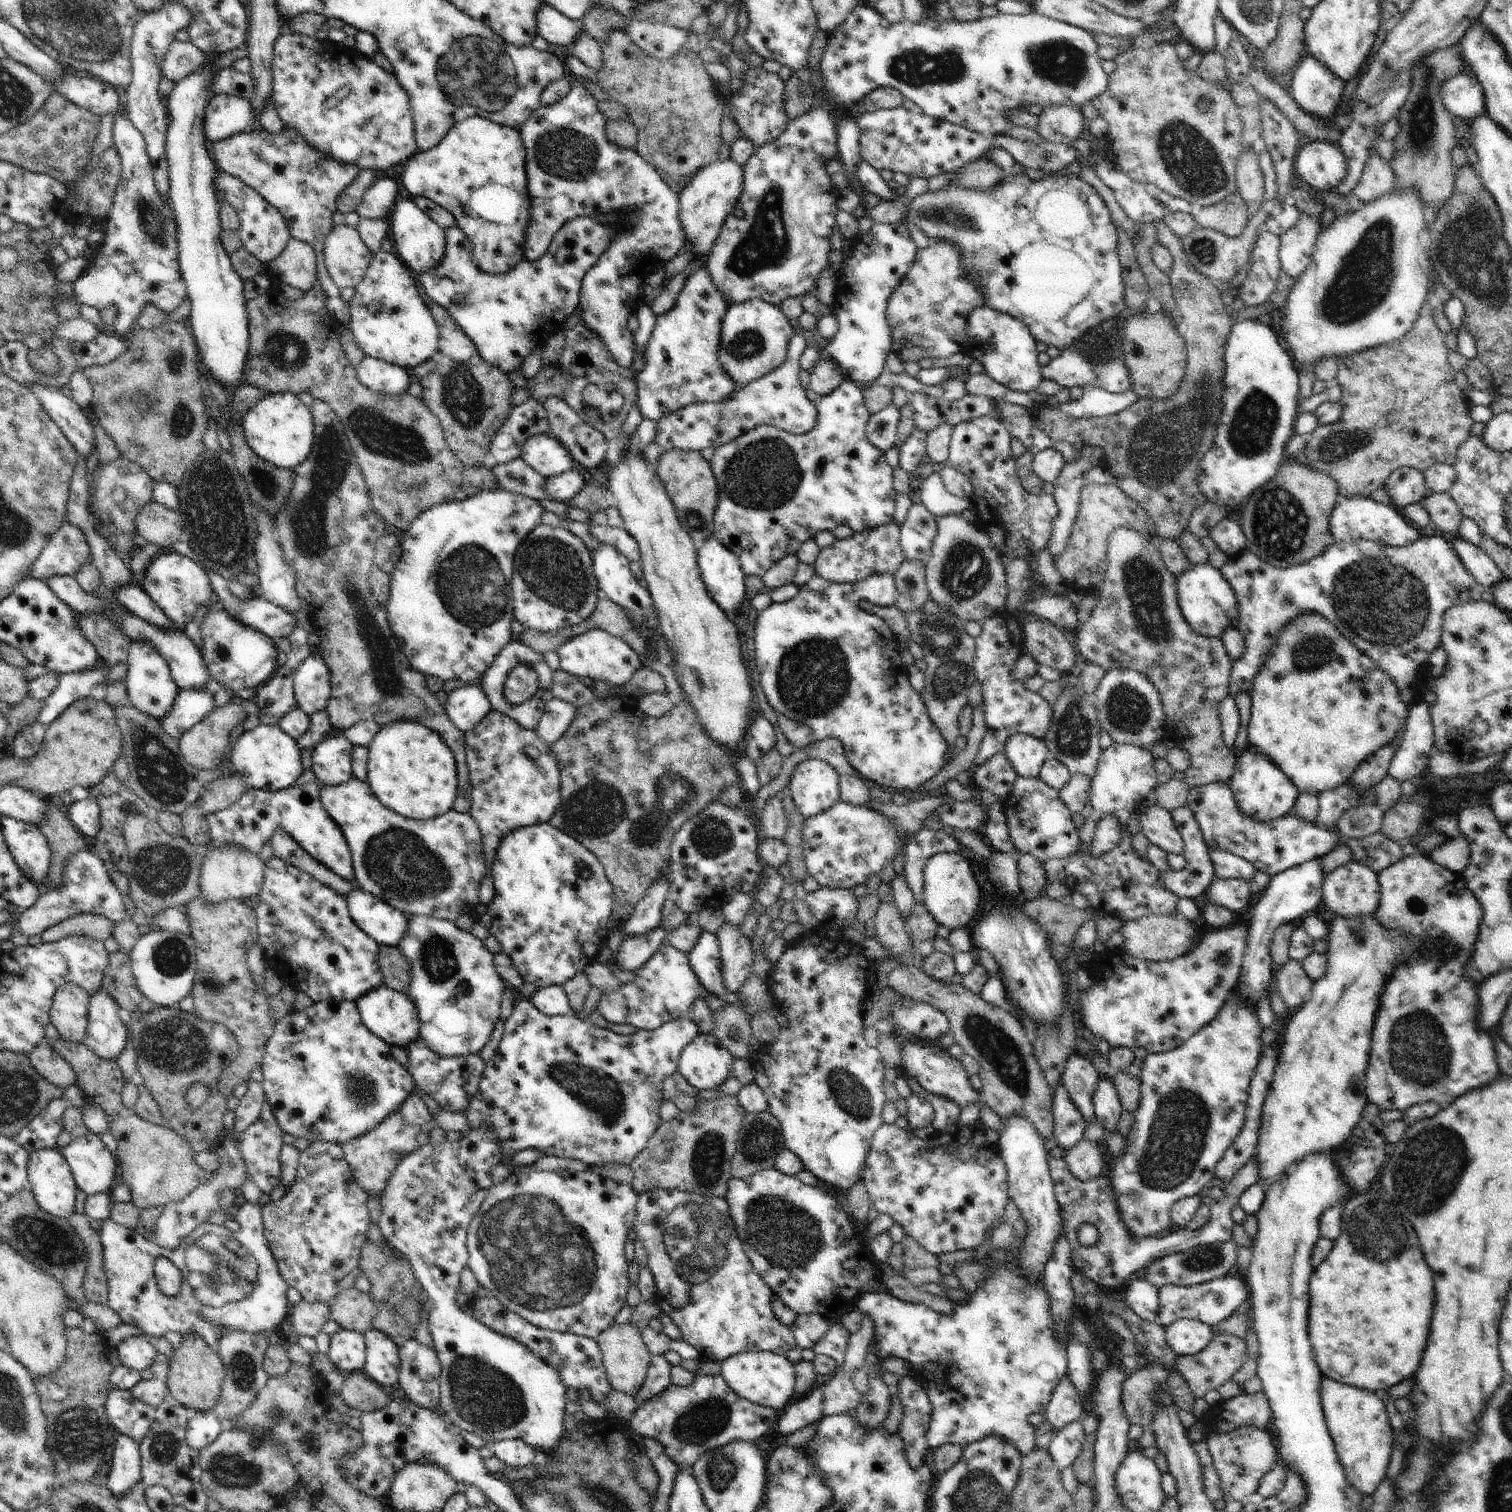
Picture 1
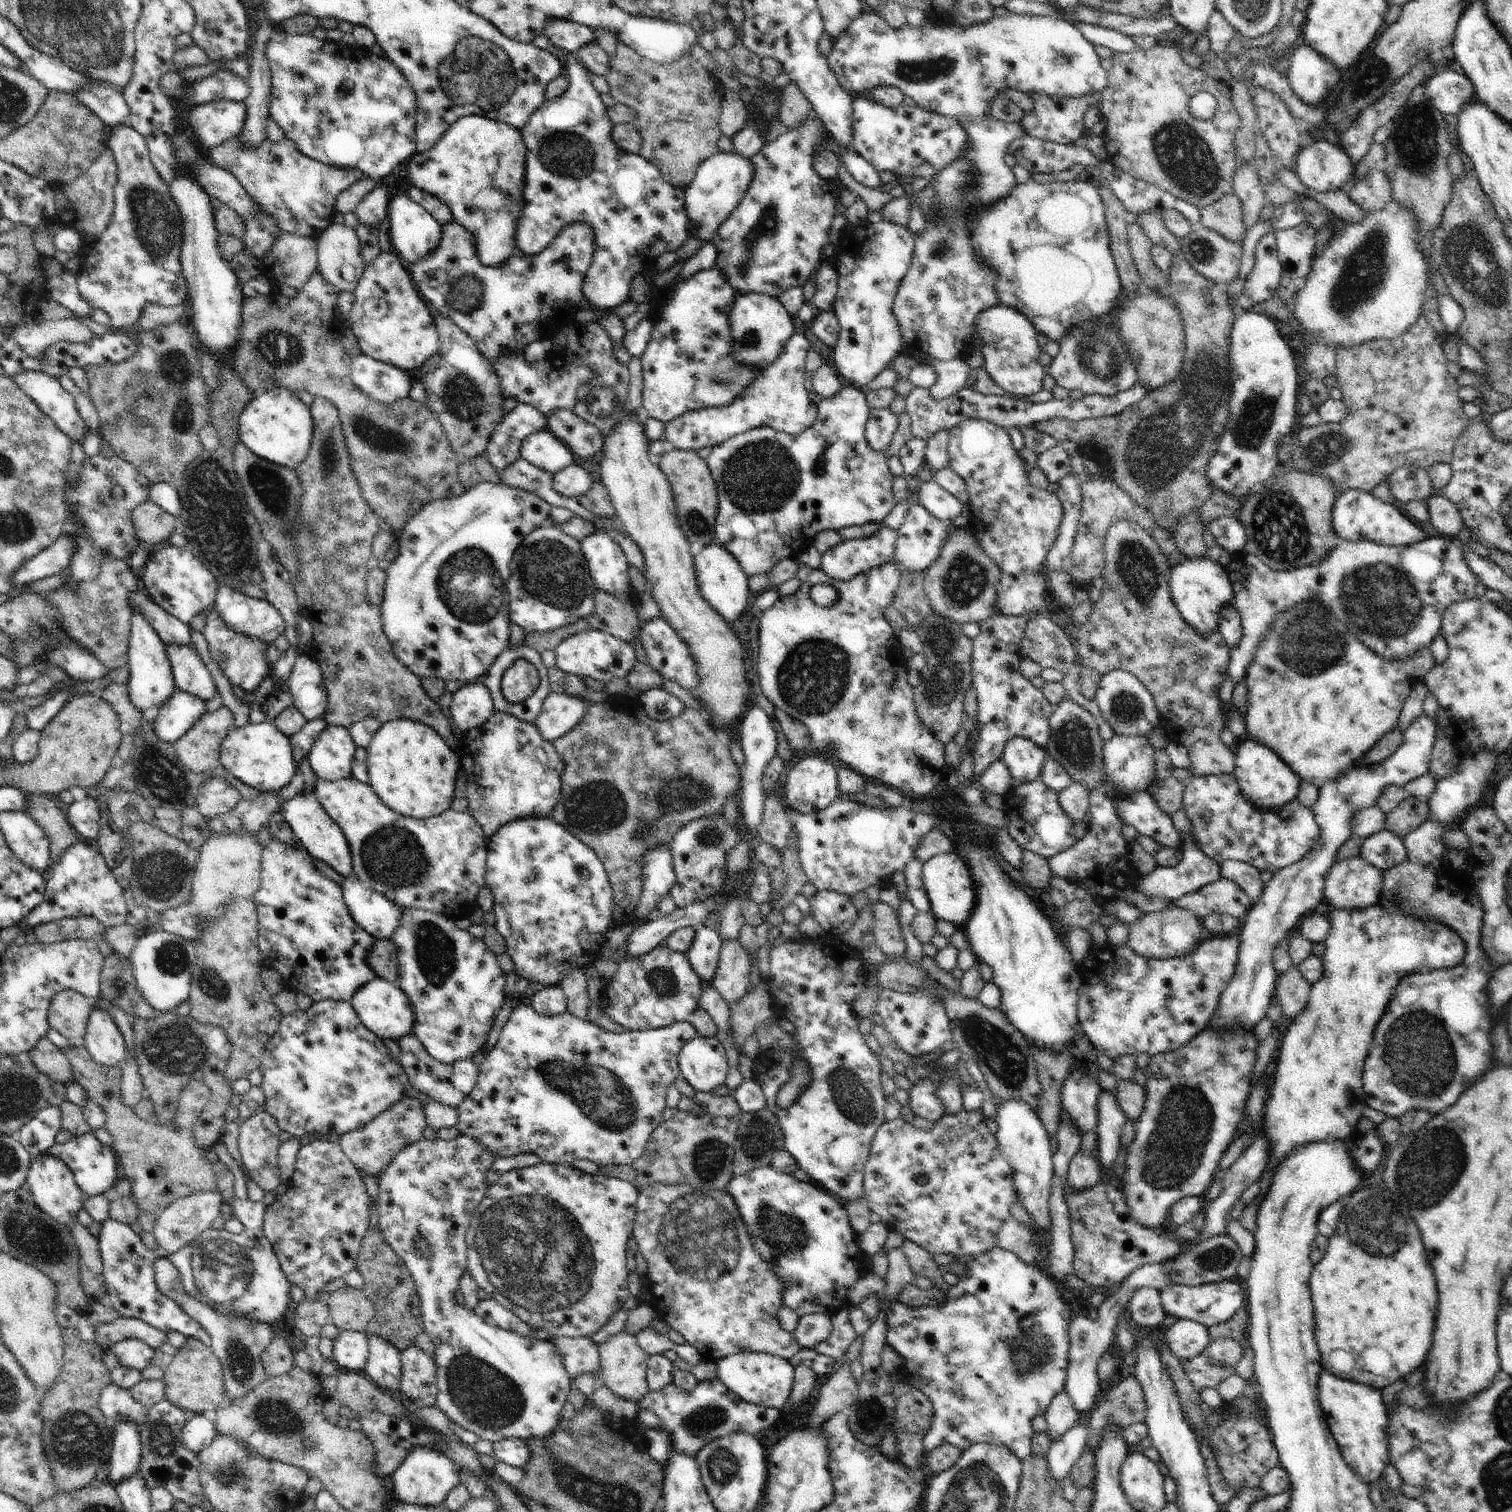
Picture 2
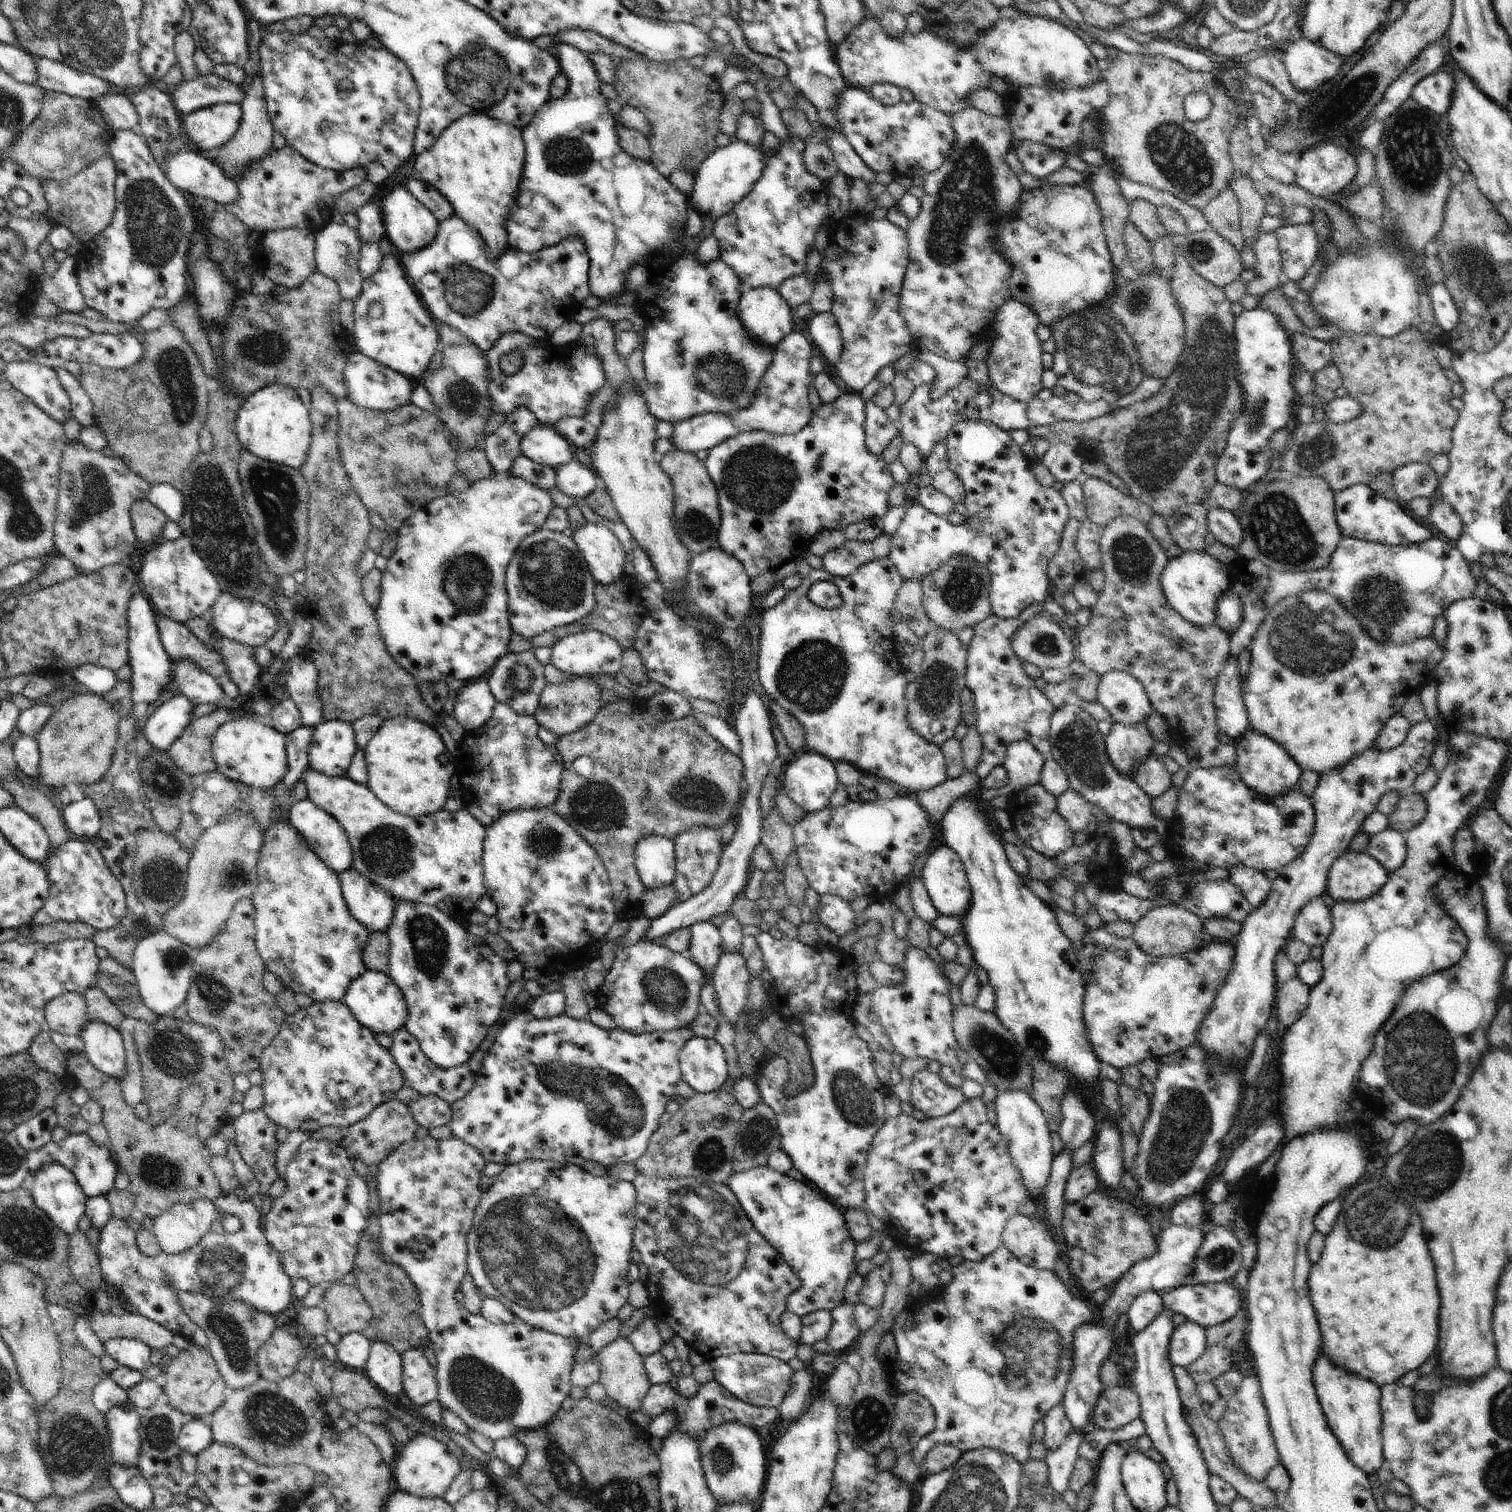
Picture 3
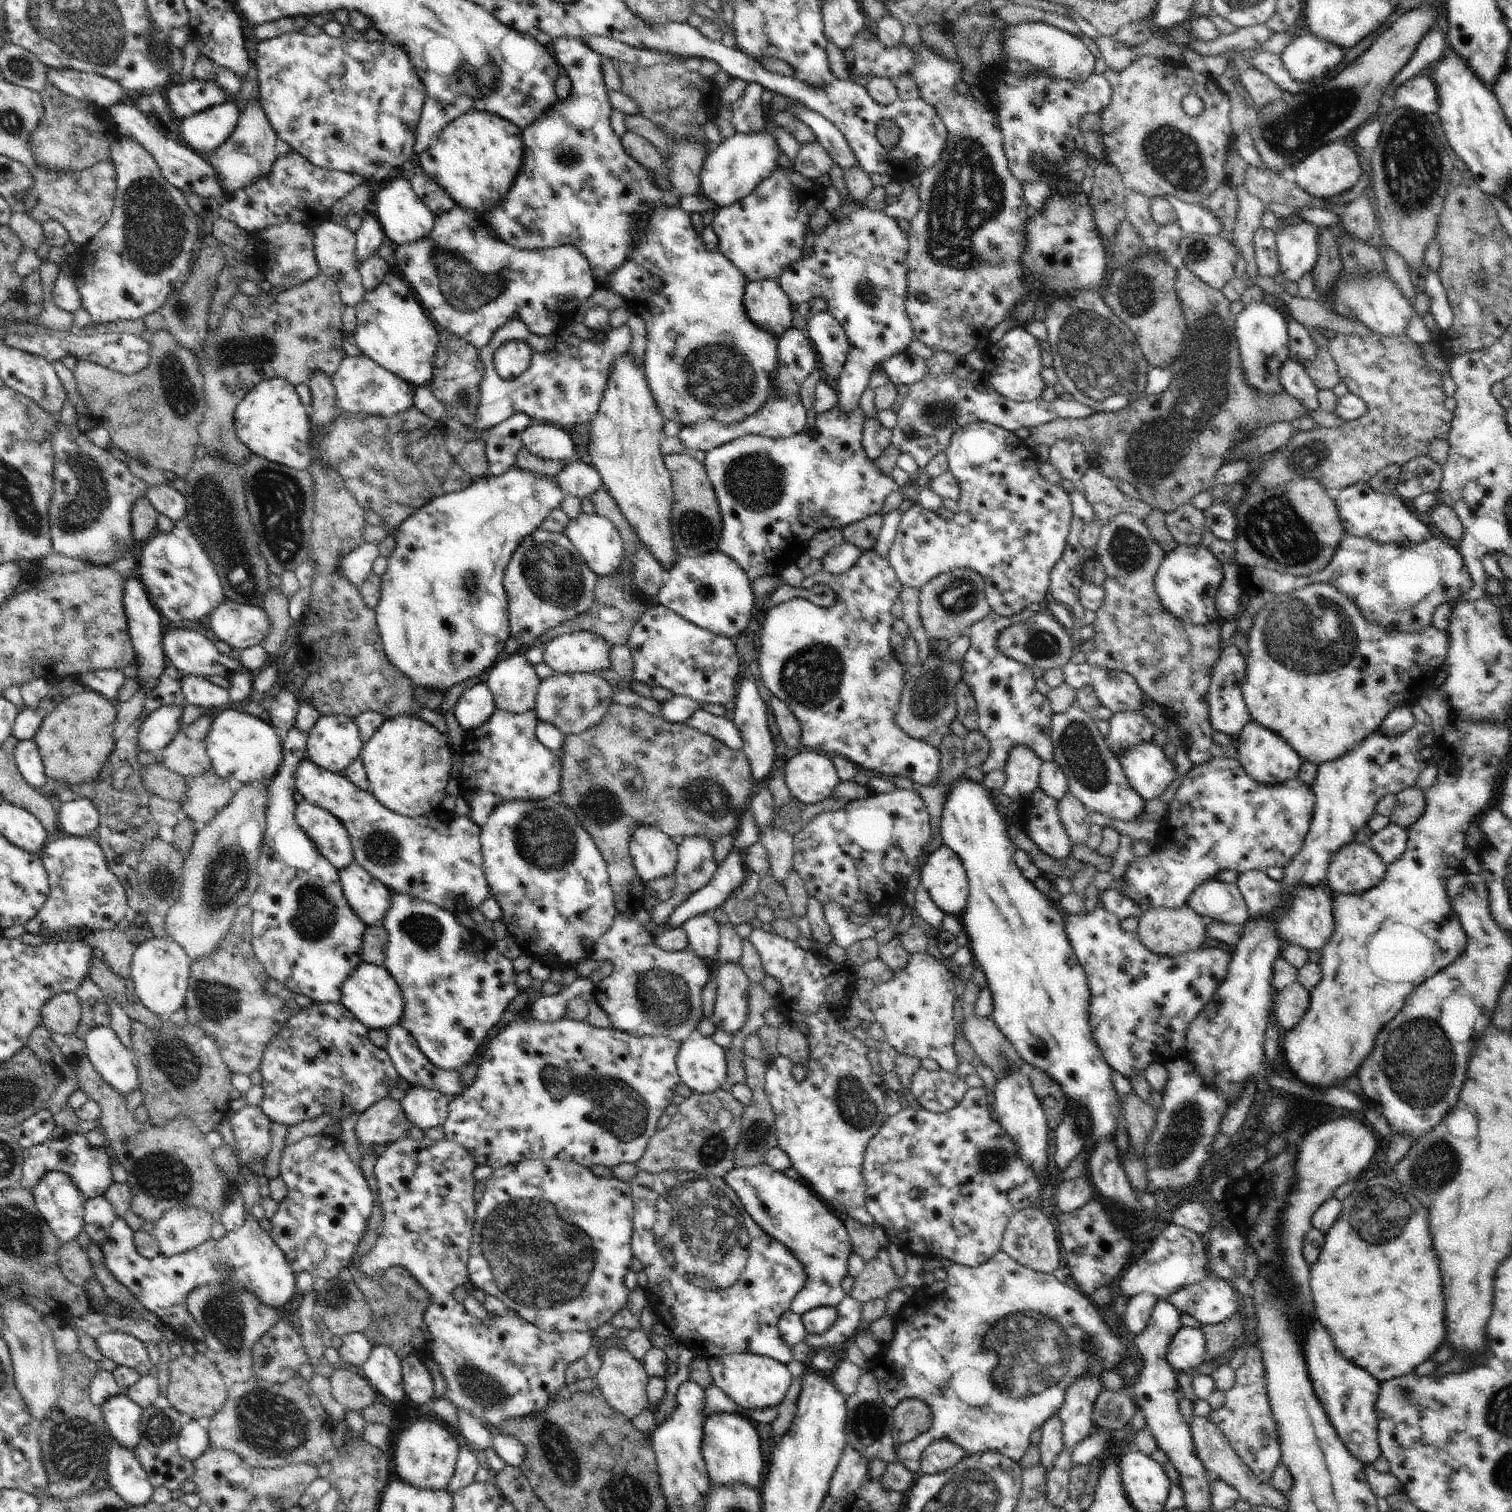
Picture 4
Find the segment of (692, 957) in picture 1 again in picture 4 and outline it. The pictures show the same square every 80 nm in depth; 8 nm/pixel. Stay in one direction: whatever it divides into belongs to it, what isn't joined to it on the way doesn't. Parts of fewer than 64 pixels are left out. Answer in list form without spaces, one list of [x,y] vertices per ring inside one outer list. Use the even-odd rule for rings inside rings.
[[[712,914],[696,915],[683,924],[688,937],[687,950],[705,961],[714,964],[719,949],[719,924]]]

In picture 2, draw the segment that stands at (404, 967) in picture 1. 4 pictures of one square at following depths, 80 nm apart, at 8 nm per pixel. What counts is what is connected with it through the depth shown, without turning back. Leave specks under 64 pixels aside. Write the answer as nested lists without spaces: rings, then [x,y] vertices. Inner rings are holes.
[[[376,939],[367,960],[378,977],[394,984],[399,980],[399,964],[396,962],[397,946],[392,940]]]

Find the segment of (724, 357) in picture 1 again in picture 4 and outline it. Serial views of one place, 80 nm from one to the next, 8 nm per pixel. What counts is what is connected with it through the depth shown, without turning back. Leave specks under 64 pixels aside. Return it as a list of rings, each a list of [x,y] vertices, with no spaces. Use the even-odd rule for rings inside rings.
[[[779,281],[748,282],[743,294],[747,317],[758,327],[780,338],[792,327],[794,305],[780,288]]]

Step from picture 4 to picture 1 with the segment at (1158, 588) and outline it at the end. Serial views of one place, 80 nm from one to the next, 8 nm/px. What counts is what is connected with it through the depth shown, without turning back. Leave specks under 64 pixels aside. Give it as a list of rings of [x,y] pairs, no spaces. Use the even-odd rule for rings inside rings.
[[[1210,563],[1191,566],[1177,578],[1178,602],[1194,632],[1220,639],[1225,630],[1236,629],[1239,623],[1238,599],[1221,570]]]

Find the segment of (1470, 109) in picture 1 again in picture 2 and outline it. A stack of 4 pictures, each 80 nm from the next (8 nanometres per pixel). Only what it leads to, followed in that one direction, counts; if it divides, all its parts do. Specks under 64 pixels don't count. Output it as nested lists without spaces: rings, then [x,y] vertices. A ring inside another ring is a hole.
[[[1454,66],[1426,82],[1426,94],[1442,114],[1459,115],[1477,96],[1473,82]]]

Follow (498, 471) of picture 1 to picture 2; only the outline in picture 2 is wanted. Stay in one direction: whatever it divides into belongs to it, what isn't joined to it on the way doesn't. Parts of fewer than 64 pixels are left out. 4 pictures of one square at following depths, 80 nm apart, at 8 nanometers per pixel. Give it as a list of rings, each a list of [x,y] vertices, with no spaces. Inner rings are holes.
[[[518,457],[510,466],[500,470],[499,474],[502,483],[535,494],[539,499],[551,504],[556,511],[570,509],[573,513],[578,514],[578,516],[596,524],[596,530],[600,526],[604,526],[604,517],[598,518],[594,513],[586,510],[578,502],[578,499],[556,494],[551,483],[554,474],[536,468],[525,458]]]

